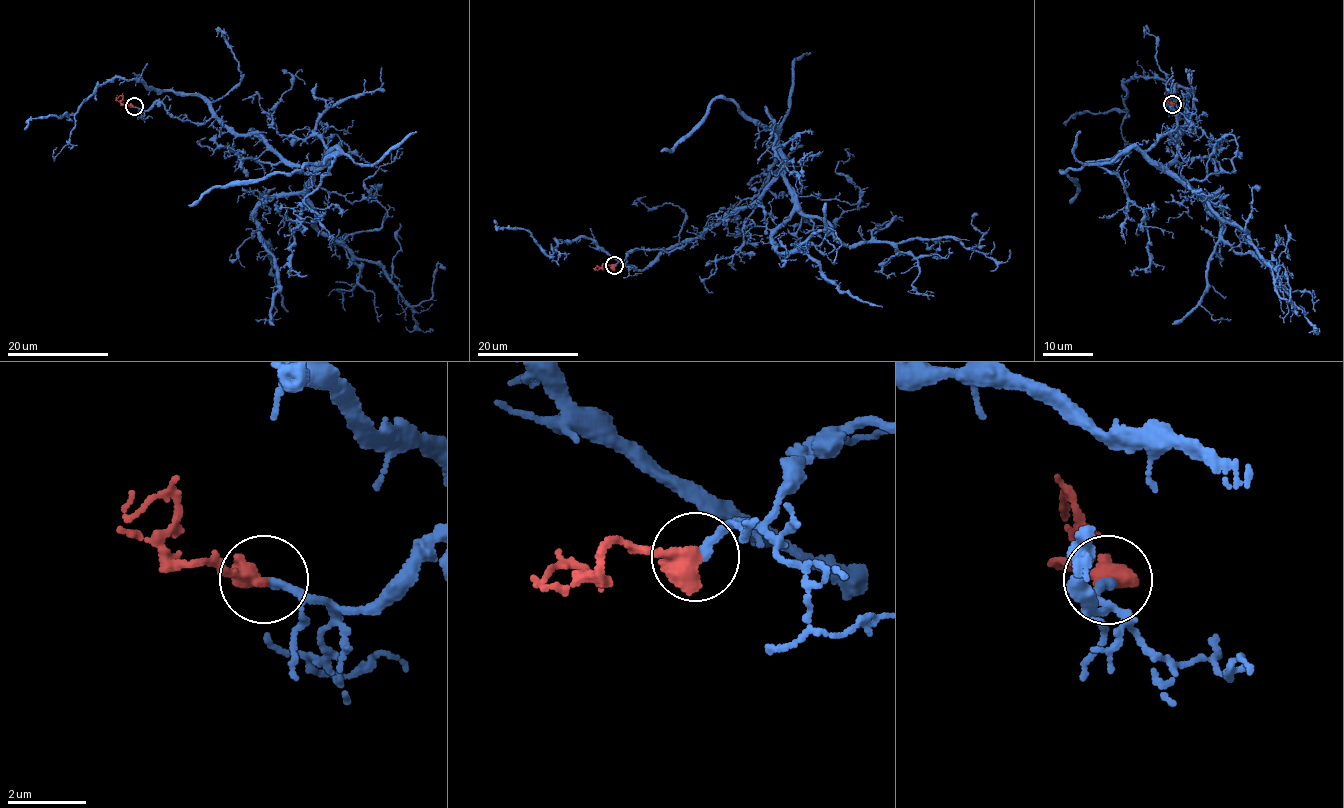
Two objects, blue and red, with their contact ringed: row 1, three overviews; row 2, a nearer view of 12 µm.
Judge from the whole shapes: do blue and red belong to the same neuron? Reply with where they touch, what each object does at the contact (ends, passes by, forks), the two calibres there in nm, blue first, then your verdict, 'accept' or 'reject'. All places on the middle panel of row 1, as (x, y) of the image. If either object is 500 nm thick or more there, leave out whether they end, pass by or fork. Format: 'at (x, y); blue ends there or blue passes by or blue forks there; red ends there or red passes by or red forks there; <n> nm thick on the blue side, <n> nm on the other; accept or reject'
at (614, 265); 200 nm thick on the blue side, 600 nm on the other; accept

